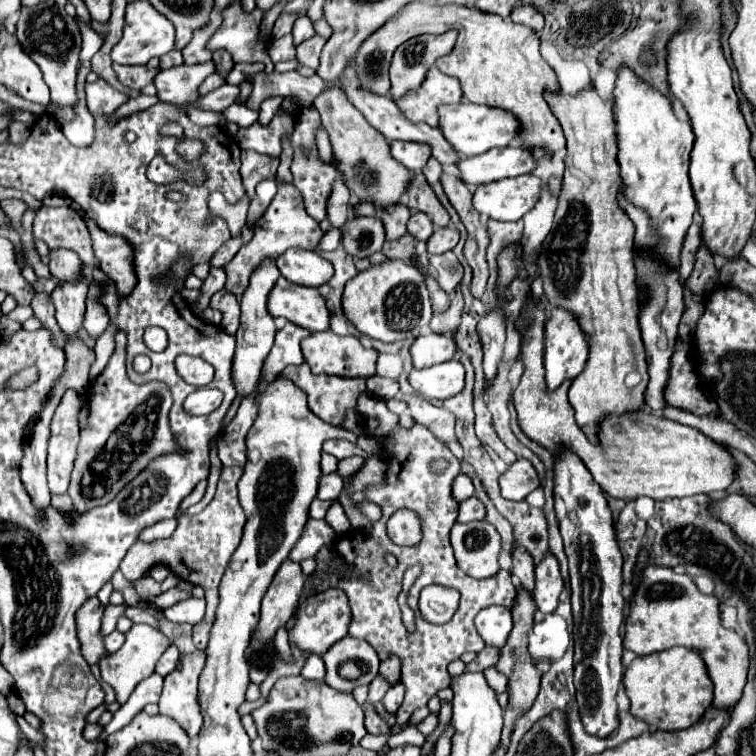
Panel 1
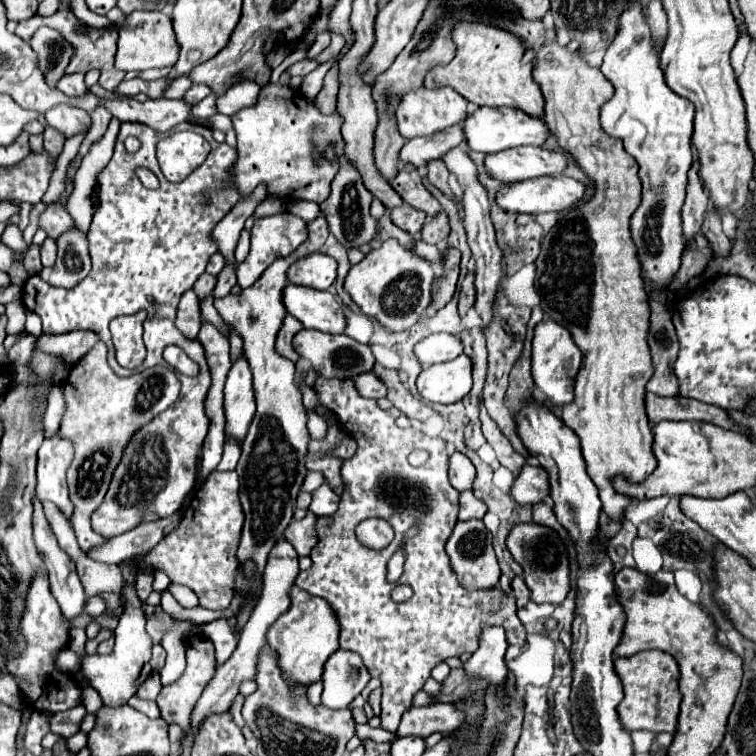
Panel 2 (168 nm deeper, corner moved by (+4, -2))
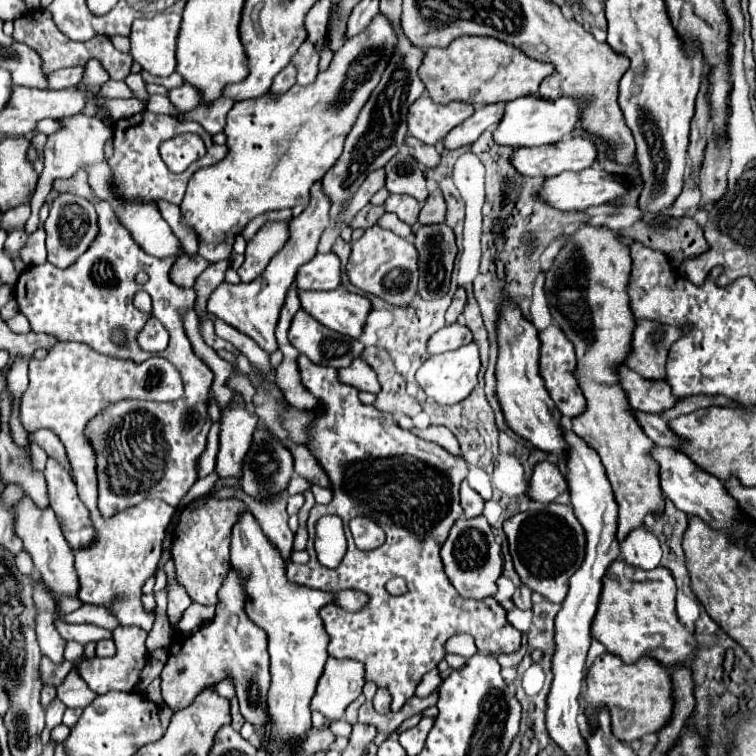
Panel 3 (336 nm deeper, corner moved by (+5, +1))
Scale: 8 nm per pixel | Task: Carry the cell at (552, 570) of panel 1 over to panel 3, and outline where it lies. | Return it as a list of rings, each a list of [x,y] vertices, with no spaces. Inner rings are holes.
[[[546,504],[540,510],[520,512],[504,522],[504,532],[510,542],[514,568],[530,590],[542,594],[550,602],[564,602],[568,594],[568,580],[584,560],[586,536],[570,506]]]

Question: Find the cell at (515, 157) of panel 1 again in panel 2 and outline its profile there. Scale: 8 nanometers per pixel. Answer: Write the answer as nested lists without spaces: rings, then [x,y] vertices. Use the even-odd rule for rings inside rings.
[[[519,147],[505,149],[487,155],[487,173],[499,181],[515,183],[535,179],[543,175],[559,175],[569,163],[569,157],[561,151],[547,151],[543,147]]]

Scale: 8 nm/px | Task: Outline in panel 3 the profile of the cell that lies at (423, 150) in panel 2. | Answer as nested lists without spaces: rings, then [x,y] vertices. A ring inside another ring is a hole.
[[[490,104],[490,106],[476,110],[470,118],[466,118],[466,122],[462,122],[458,128],[450,130],[446,138],[442,138],[440,148],[456,150],[456,148],[472,144],[486,128],[498,124],[502,114],[504,114],[504,104]]]

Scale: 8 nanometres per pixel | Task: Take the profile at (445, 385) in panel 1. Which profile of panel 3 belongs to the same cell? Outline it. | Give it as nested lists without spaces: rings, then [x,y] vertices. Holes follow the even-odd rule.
[[[474,342],[452,350],[452,352],[444,352],[444,354],[436,354],[430,356],[416,372],[416,382],[418,386],[426,392],[428,398],[432,398],[438,404],[456,404],[460,400],[464,400],[474,386],[478,384],[476,376],[480,370],[480,358],[478,358],[478,346]]]

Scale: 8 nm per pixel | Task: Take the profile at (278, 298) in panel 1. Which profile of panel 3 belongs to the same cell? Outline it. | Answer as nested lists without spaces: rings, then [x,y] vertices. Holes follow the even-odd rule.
[[[336,288],[332,292],[298,290],[298,298],[306,314],[316,318],[326,328],[352,338],[360,336],[366,316],[370,312],[368,298],[352,294],[344,288]]]

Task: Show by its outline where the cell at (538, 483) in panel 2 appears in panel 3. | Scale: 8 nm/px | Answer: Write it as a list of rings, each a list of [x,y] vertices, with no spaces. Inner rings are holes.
[[[544,460],[534,466],[526,496],[536,502],[548,504],[548,502],[554,502],[566,488],[568,484],[564,474],[550,460]]]

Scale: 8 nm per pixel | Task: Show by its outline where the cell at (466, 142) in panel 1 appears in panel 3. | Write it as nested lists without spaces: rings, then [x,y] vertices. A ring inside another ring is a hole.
[[[524,96],[516,98],[506,104],[506,114],[502,116],[502,122],[498,122],[496,130],[492,132],[494,142],[500,146],[544,146],[544,144],[556,144],[564,134],[572,132],[578,124],[578,106],[570,98],[558,98],[558,100],[544,100],[540,96]]]

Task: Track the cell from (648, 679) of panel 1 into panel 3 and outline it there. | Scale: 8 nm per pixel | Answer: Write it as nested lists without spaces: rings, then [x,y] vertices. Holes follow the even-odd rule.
[[[606,652],[588,668],[586,686],[586,710],[592,712],[606,704],[612,716],[612,732],[622,742],[634,742],[644,734],[660,732],[674,710],[672,674],[654,658],[640,658],[634,664],[624,664],[618,656]]]

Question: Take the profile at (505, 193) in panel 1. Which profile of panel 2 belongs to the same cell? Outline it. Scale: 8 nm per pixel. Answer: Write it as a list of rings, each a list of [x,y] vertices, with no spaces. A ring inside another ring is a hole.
[[[565,175],[537,177],[521,181],[499,191],[499,207],[511,213],[567,211],[585,195],[585,183]]]

